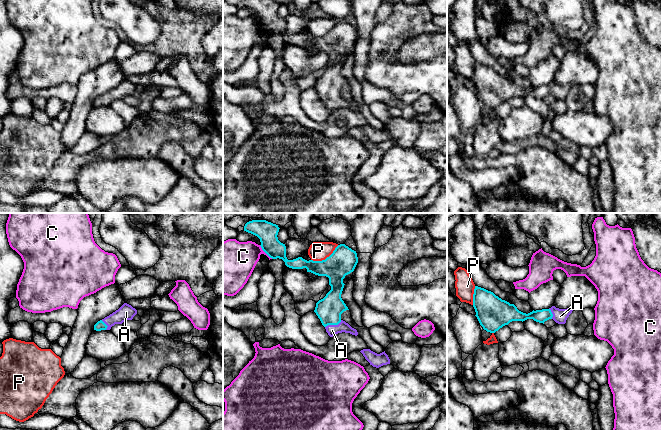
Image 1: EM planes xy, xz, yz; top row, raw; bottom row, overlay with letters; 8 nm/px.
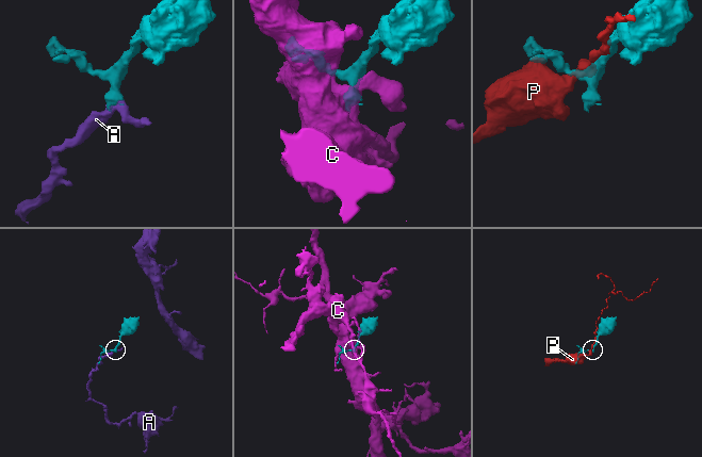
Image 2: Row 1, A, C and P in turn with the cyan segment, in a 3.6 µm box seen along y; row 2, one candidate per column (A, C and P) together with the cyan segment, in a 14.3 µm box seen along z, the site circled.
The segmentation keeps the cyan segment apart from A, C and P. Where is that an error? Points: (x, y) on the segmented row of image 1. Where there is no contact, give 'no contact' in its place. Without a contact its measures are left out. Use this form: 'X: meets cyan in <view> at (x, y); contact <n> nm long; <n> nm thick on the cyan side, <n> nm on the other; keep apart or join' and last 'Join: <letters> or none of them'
A: meets cyan in xz at (333, 324); contact 150 nm long; 200 nm thick on the cyan side, 90 nm on the other; join
C: meets cyan in xz at (265, 252); contact 160 nm long; 170 nm thick on the cyan side, 320 nm on the other; keep apart
P: meets cyan in xz at (326, 258); contact 260 nm long; 220 nm thick on the cyan side, 160 nm on the other; keep apart
Join: A

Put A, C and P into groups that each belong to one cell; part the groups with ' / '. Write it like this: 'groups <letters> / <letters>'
groups A / C / P

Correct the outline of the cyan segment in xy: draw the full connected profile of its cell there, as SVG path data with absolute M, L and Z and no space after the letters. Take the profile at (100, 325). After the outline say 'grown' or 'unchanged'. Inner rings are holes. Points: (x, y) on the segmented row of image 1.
M124 303L118 310L98 321L94 325L94 330L110 330L115 324L122 324L127 320L132 320L136 314L137 310L135 308L127 303Z; grown

